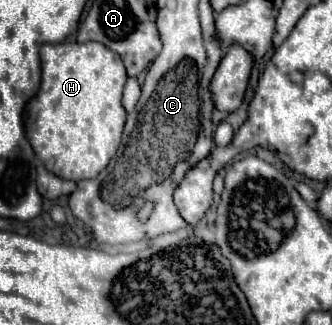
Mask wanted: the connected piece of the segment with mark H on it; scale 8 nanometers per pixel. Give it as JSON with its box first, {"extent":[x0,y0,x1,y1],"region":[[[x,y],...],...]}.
{"extent":[26,41,128,179],"region":[[[68,41],[44,43],[40,47],[40,65],[40,89],[26,107],[34,153],[48,171],[62,179],[94,179],[114,157],[126,123],[122,91],[128,75],[122,59],[98,41]]]}

